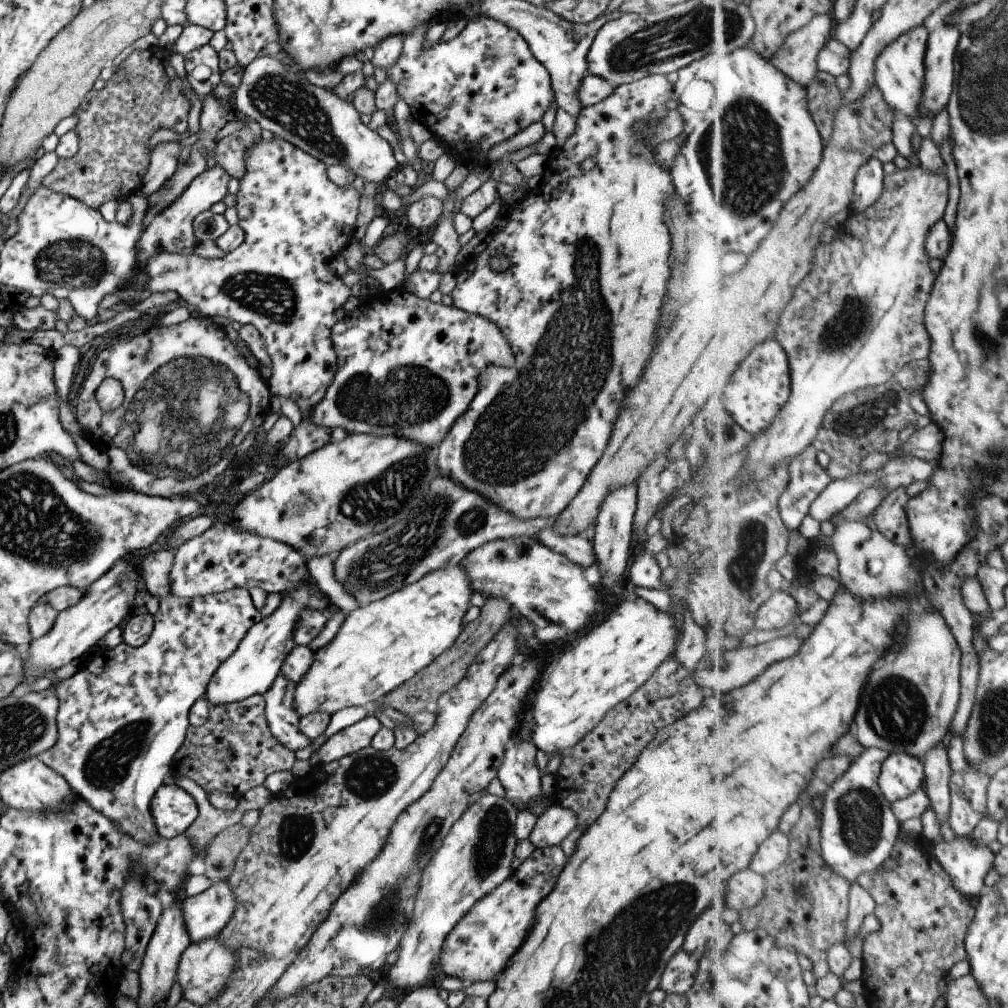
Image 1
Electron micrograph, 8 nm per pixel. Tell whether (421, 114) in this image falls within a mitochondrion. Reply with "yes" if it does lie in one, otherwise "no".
no

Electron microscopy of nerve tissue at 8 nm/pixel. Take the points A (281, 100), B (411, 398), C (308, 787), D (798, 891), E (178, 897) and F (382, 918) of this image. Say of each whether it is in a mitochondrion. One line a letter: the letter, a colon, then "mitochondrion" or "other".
A: mitochondrion
B: mitochondrion
C: other
D: mitochondrion
E: other
F: mitochondrion

